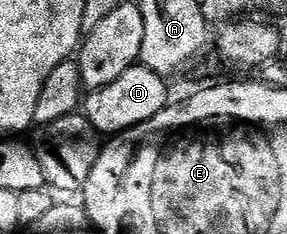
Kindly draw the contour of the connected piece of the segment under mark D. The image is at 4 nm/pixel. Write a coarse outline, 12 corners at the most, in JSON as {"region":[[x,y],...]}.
{"region":[[132,65],[84,94],[98,134],[124,133],[170,104],[162,74]]}

